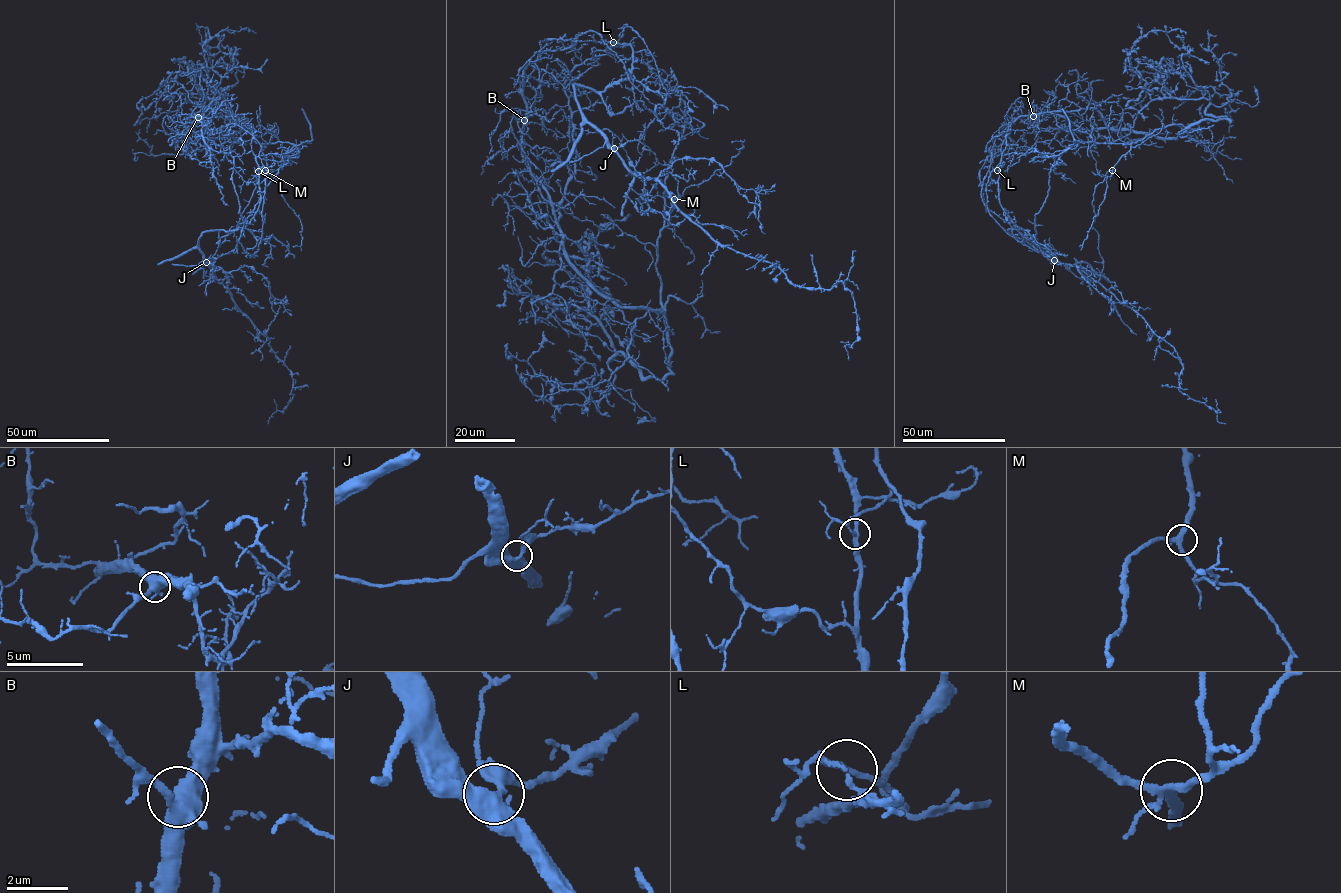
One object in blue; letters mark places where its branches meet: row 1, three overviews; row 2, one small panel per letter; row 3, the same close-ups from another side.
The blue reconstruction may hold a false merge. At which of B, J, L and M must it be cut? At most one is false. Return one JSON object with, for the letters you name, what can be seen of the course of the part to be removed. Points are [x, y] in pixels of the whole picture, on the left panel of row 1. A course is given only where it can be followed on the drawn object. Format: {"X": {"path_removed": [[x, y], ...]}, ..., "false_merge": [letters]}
{"L": {"path_removed": [[258, 172], [260, 202], [249, 222], [206, 231], [197, 243], [290, 371], [292, 399], [267, 424]]}, "false_merge": ["L"]}

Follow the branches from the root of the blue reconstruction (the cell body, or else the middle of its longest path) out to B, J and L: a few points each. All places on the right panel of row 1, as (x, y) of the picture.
B: (1110, 170), (1133, 142), (1171, 124), (1185, 128), (1175, 137), (1158, 137), (1033, 116)
J: (1110, 170), (1095, 187), (1092, 203), (1092, 226), (1098, 235), (1103, 266), (1100, 276), (1083, 267), (1054, 260)
L: (1110, 170), (1130, 149), (1130, 144), (1080, 142), (1050, 156), (1032, 151), (1012, 152), (1002, 156), (997, 170)

